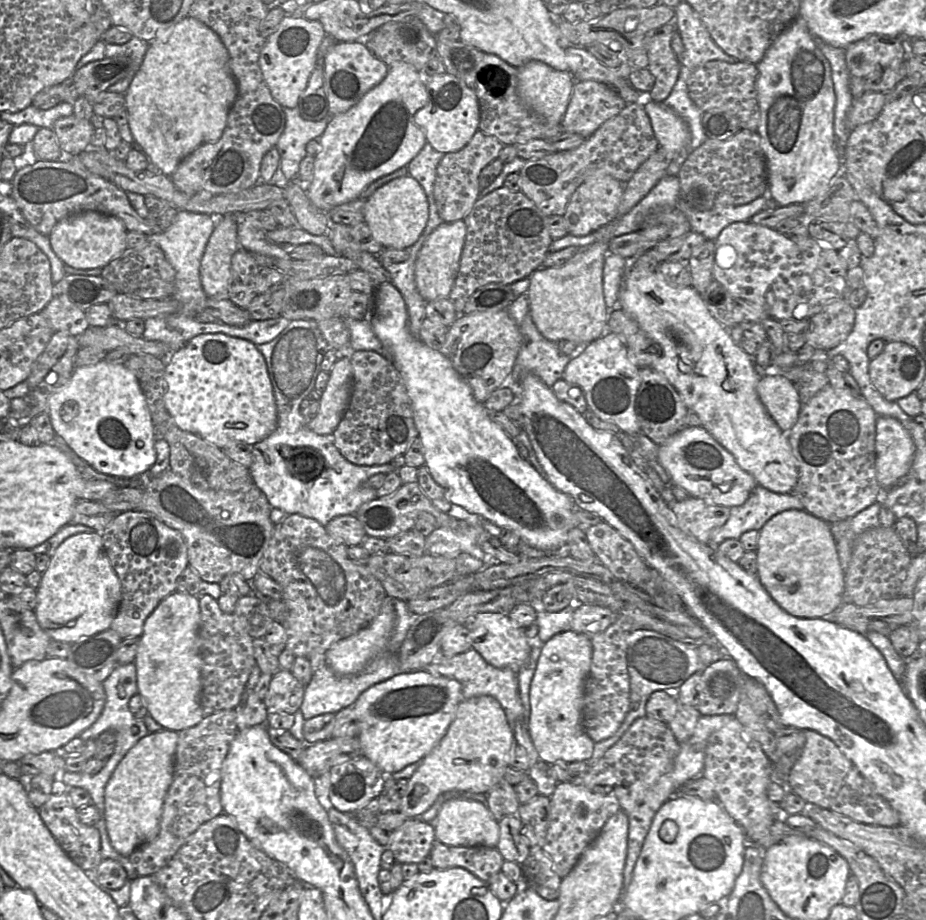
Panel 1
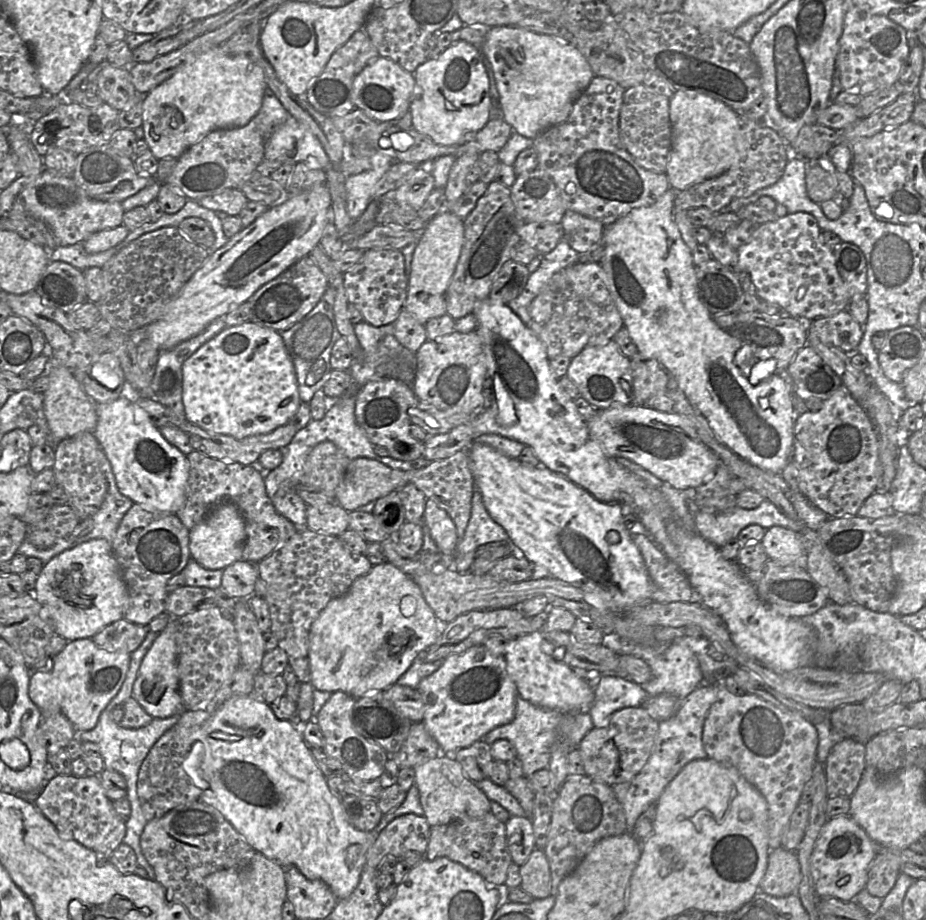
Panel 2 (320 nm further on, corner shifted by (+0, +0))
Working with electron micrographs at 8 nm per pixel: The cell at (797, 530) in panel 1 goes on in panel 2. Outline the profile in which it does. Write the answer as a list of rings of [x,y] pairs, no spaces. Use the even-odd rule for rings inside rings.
[[[773,526],[765,531],[761,543],[768,558],[779,565],[805,569],[805,550],[799,533],[781,526]]]

